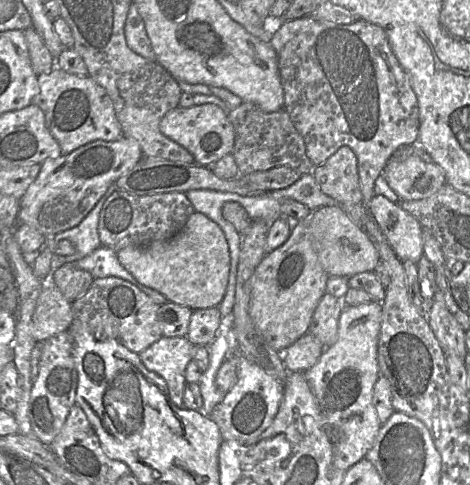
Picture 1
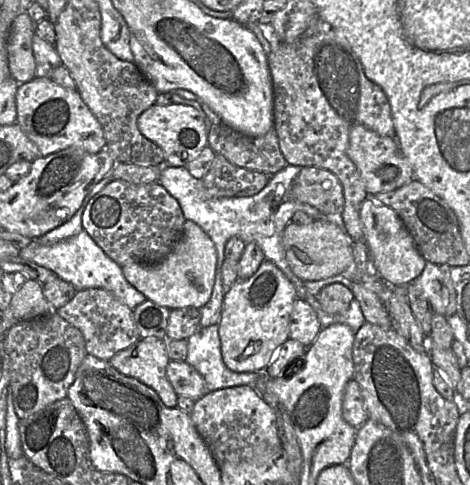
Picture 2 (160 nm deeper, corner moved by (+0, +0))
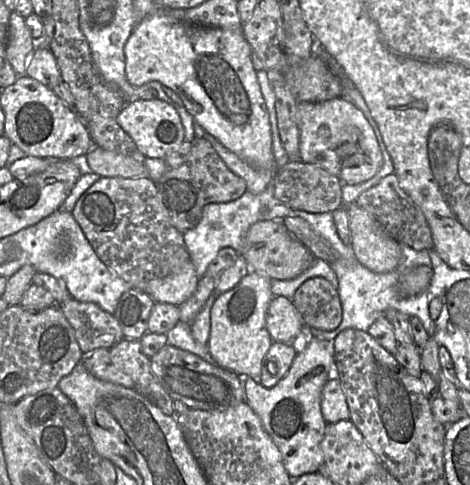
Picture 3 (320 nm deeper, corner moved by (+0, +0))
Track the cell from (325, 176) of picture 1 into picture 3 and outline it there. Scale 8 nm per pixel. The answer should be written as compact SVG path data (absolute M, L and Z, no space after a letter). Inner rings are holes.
M301 160L292 161L278 170L275 176L274 198L282 204L308 213L332 213L343 206L343 183L326 170Z

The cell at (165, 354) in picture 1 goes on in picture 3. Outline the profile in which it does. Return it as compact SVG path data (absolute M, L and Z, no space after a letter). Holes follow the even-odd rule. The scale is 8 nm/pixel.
M124 338L110 348L100 348L84 354L80 363L94 377L136 390L160 408L164 414L175 414L173 409L174 400L168 395L154 375L151 369L150 357L143 353L139 340Z

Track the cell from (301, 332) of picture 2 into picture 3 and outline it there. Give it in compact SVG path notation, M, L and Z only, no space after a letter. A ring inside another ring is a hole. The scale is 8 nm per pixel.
M274 297L266 312L266 328L273 342L292 344L304 327L291 299Z

